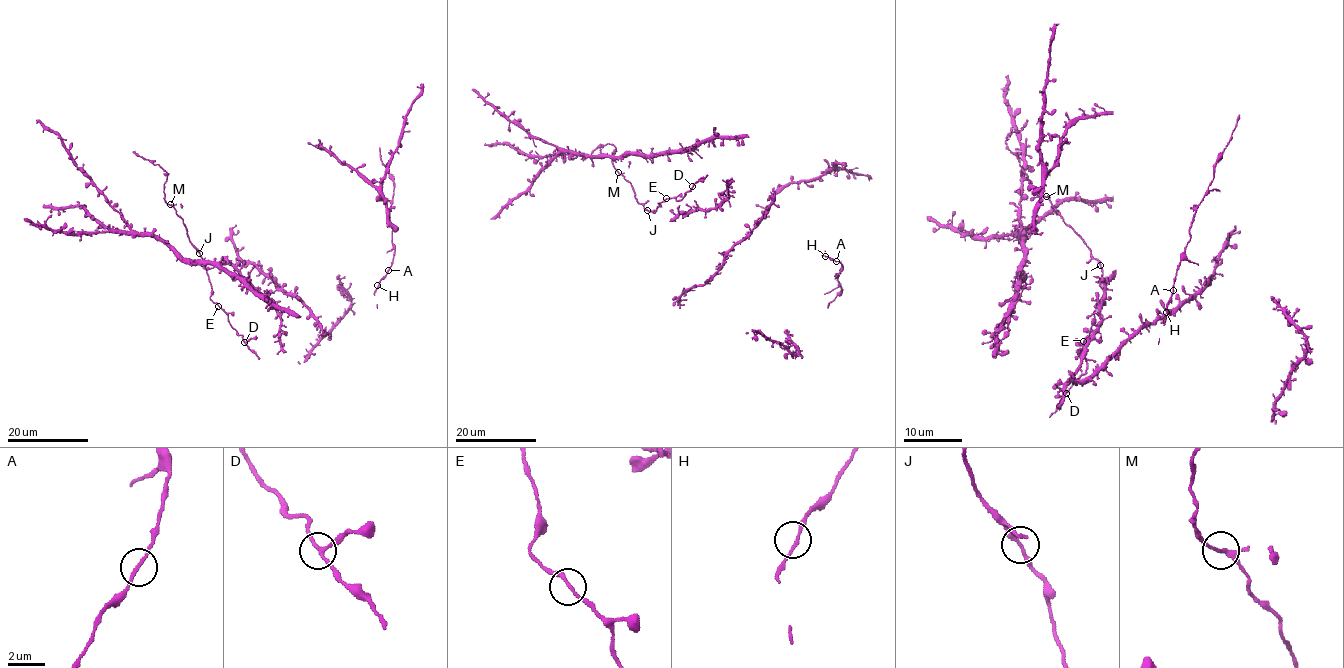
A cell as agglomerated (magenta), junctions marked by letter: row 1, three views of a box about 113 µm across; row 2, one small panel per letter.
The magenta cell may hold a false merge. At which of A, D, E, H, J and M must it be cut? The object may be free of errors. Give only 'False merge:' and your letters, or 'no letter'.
False merge: no letter

